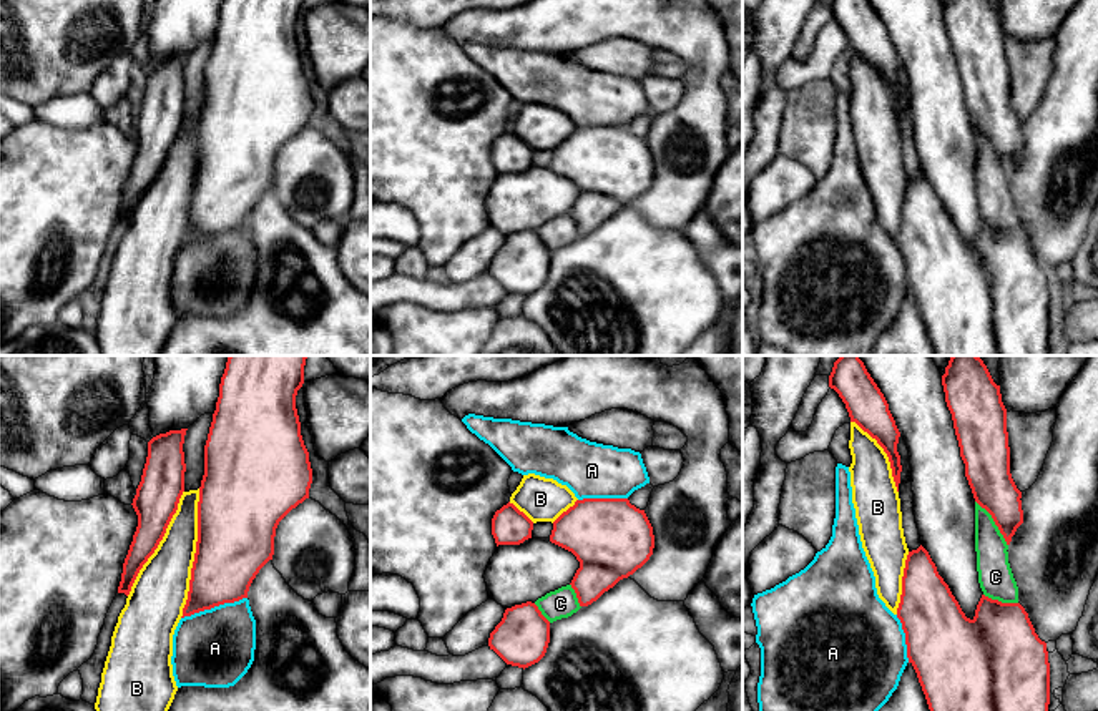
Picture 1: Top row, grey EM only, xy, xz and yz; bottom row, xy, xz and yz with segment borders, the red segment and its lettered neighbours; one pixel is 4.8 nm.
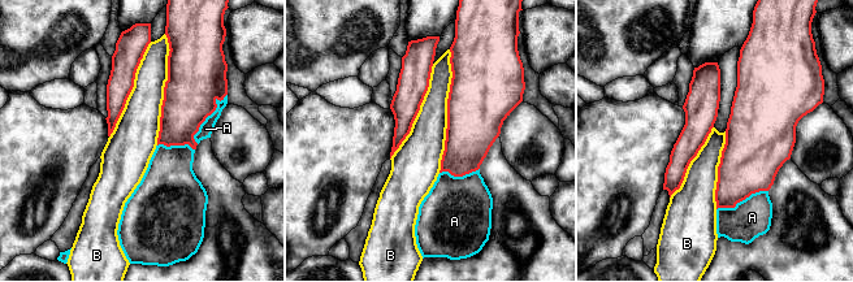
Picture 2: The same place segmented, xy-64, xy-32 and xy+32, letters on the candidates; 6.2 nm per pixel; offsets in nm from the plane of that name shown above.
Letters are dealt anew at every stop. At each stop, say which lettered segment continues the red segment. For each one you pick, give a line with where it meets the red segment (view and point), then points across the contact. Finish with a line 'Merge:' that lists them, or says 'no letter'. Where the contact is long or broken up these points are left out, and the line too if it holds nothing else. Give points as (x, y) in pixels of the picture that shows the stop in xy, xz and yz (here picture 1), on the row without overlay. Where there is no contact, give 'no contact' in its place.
B: xy (195, 181)
Merge: B

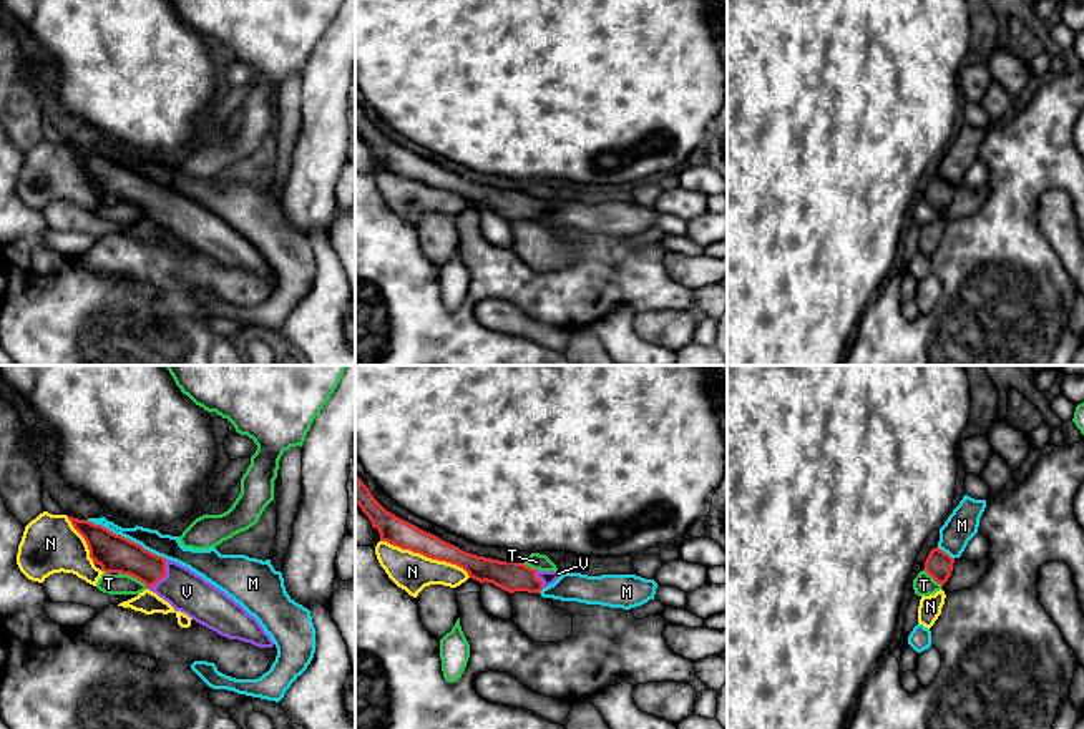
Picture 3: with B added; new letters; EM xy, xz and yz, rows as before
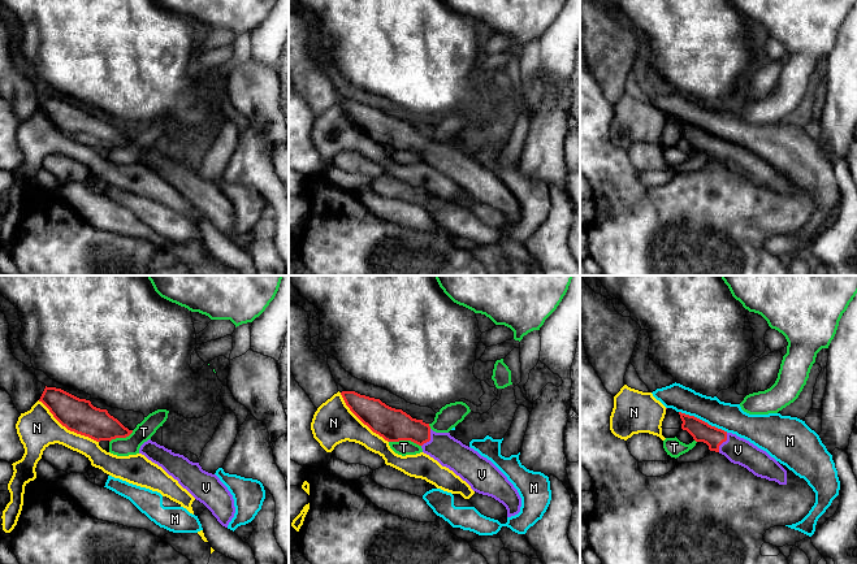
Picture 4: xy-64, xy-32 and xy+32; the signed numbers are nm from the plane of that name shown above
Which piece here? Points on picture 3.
V: xy (163, 205)
Merge: V

